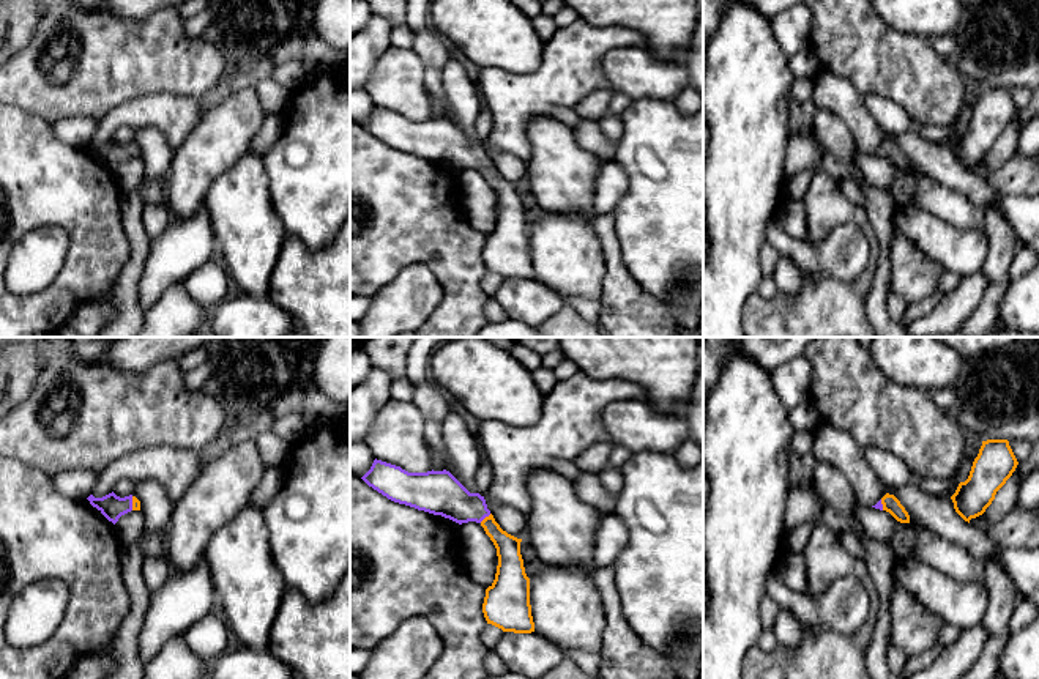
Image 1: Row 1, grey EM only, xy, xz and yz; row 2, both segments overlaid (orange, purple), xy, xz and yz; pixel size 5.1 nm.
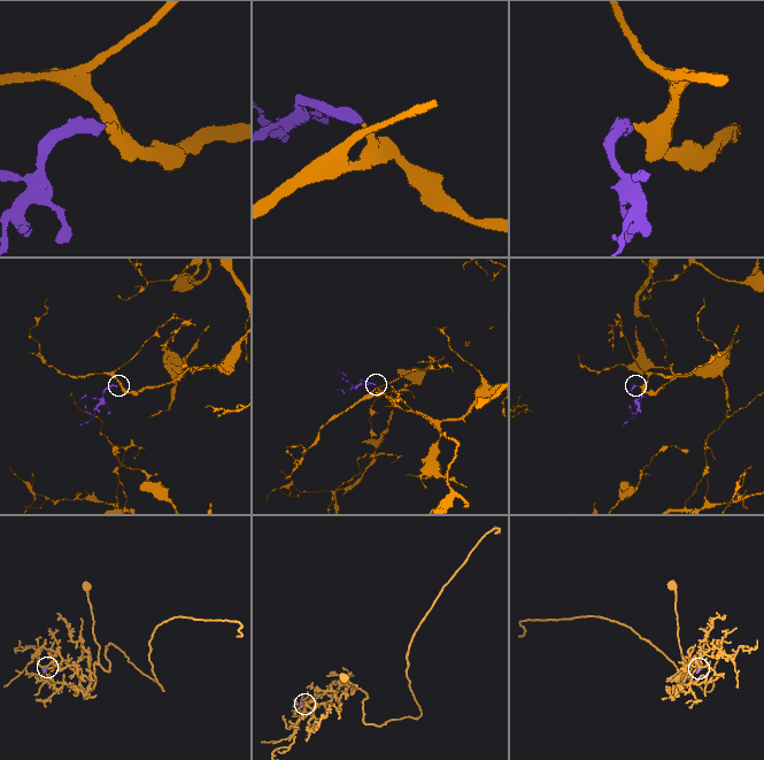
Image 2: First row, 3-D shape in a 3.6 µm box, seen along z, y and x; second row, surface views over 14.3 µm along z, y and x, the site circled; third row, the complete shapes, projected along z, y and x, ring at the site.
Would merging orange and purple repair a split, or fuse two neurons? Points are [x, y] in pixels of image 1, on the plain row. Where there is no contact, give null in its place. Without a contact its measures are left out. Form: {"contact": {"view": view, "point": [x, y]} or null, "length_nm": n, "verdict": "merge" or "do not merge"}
{"contact": {"view": "xz", "point": [486, 164]}, "length_nm": 80, "verdict": "merge"}

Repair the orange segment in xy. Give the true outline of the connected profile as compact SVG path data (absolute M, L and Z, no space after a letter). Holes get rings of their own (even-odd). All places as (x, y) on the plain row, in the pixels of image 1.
M112 139L102 145L95 145L90 142L87 147L114 172L121 162L131 158L140 158L140 148L132 142L120 145Z

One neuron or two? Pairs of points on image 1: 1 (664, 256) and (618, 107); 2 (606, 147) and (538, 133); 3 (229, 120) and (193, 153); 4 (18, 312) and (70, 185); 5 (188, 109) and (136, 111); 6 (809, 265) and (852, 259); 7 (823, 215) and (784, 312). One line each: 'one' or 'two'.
1: two
2: two
3: one
4: one
5: one
6: one
7: one

